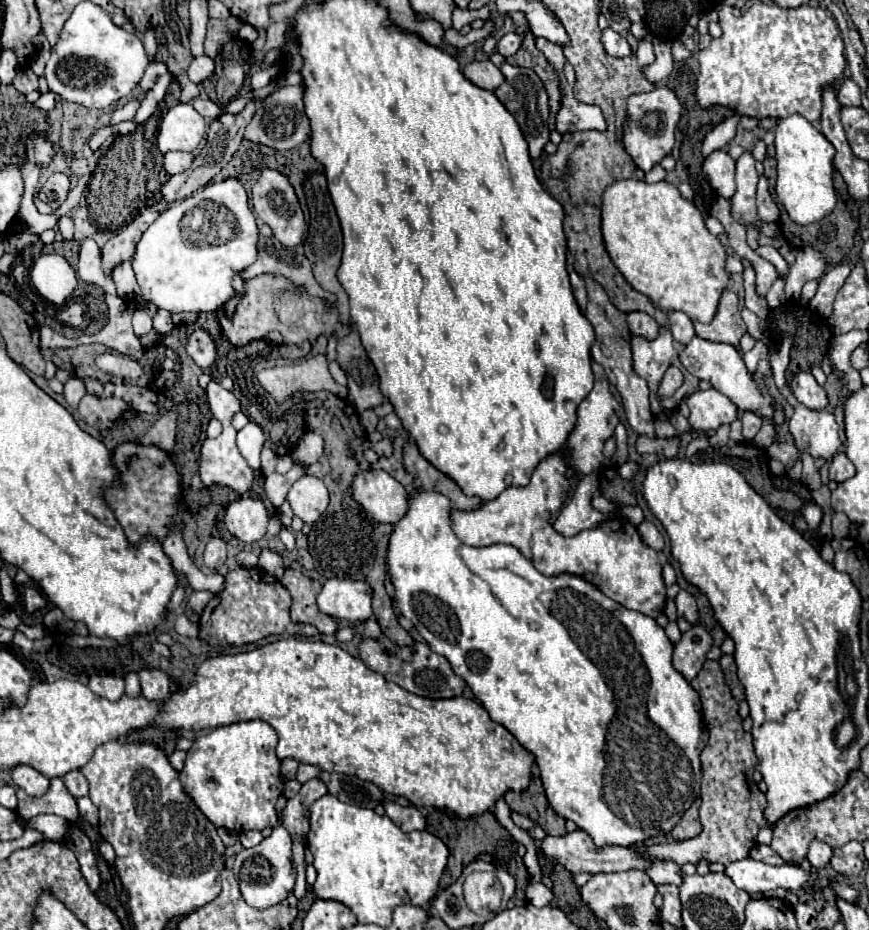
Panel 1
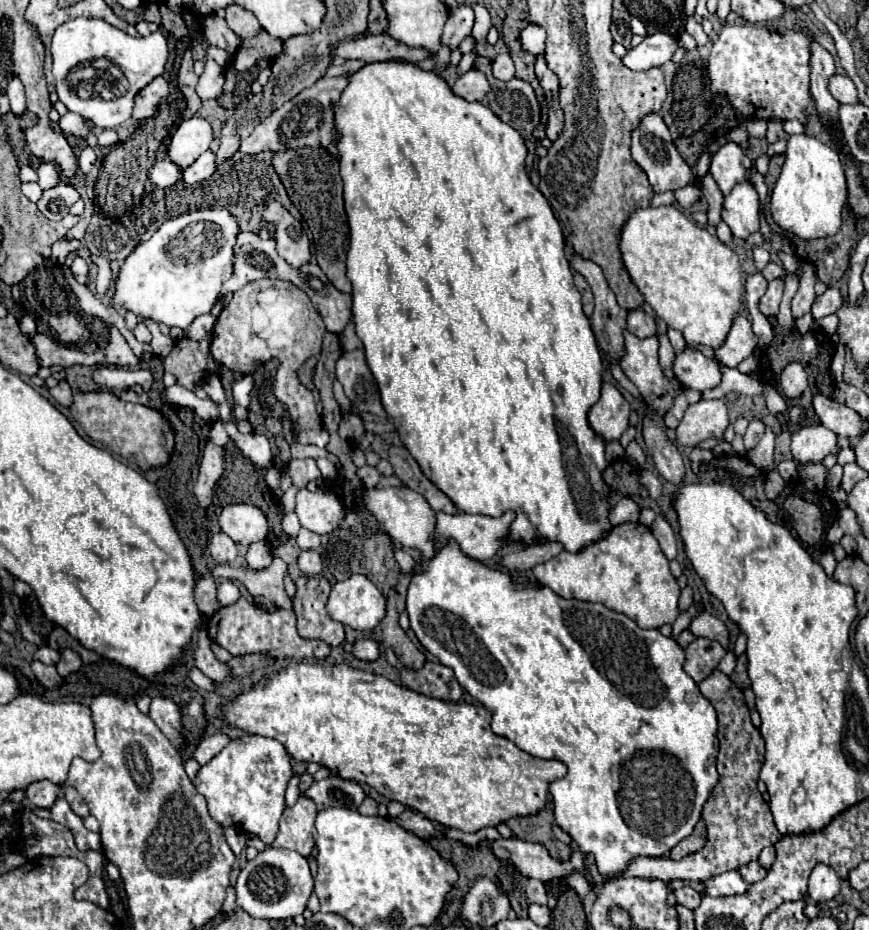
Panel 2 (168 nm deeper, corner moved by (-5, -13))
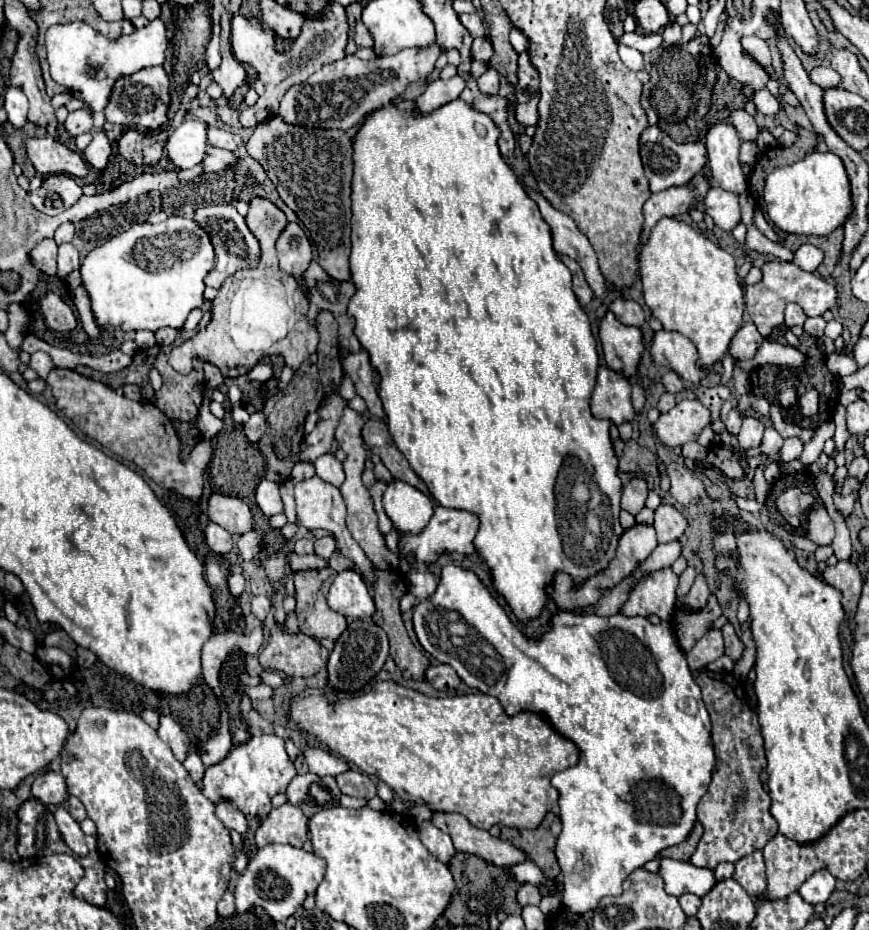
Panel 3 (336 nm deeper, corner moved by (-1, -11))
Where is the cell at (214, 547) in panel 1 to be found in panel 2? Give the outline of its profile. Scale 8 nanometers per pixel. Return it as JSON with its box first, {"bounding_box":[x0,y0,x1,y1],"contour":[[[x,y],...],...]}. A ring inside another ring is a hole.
{"bounding_box":[210,532,238,564],"contour":[[[218,532],[210,538],[210,554],[218,564],[230,564],[238,556],[236,542],[228,534]]]}

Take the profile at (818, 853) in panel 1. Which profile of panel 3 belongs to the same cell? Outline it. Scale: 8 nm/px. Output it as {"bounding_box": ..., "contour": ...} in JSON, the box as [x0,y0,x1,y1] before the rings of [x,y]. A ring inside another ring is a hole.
{"bounding_box":[800,870,836,904],"contour":[[[818,870],[816,874],[812,874],[802,886],[800,886],[800,896],[810,902],[810,904],[818,904],[818,902],[826,902],[830,898],[830,894],[834,892],[834,884],[836,878],[828,872],[828,870]]]}

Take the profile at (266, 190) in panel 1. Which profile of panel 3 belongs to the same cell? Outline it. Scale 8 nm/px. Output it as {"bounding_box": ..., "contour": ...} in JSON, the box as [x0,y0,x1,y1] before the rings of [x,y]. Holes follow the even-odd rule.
{"bounding_box":[276,222,313,278],"contour":[[[288,222],[288,226],[280,232],[280,238],[276,240],[276,250],[280,268],[294,278],[300,278],[313,260],[312,243],[308,242],[306,234],[296,222]]]}

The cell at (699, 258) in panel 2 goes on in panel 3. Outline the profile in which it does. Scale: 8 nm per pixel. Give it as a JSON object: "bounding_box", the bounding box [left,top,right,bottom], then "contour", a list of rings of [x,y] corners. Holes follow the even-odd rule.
{"bounding_box":[638,216,744,366],"contour":[[[666,216],[652,228],[648,240],[640,244],[638,264],[640,264],[644,302],[652,310],[652,316],[662,322],[664,330],[680,332],[682,336],[690,338],[696,344],[700,352],[698,360],[700,366],[710,366],[716,360],[720,360],[728,352],[730,338],[742,326],[742,314],[744,314],[744,292],[742,286],[738,284],[734,256],[724,248],[716,246],[710,238],[694,230],[690,224]]]}

